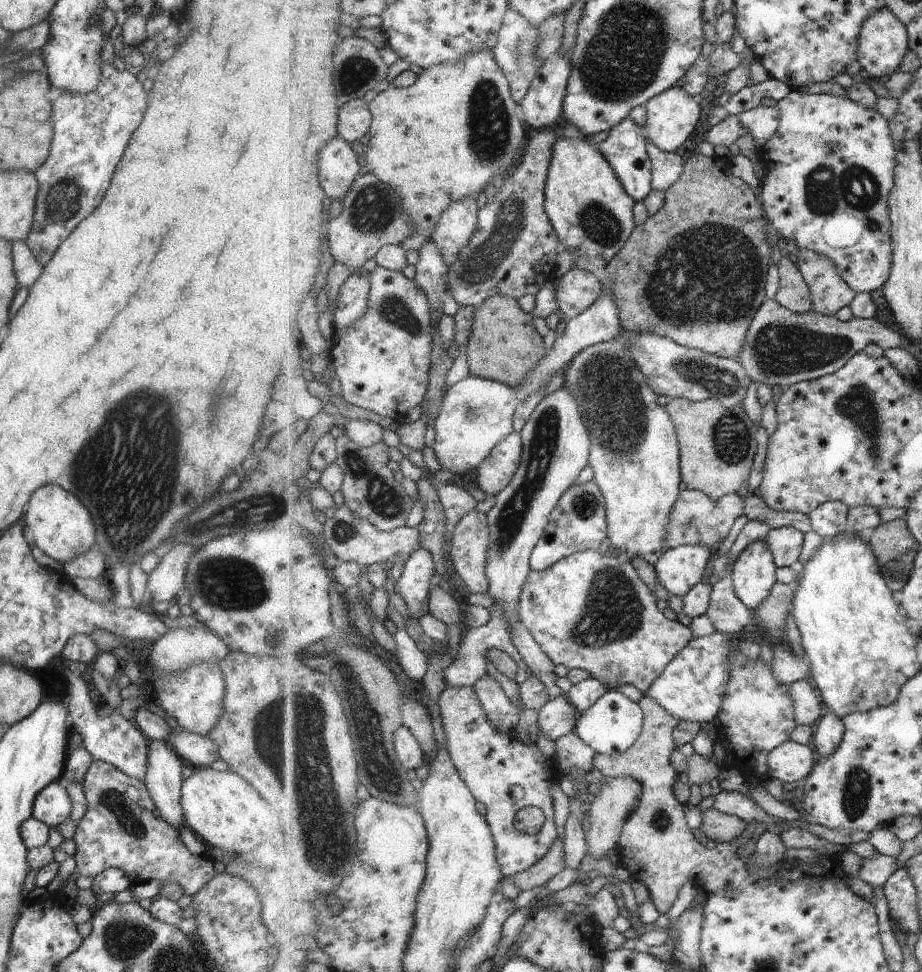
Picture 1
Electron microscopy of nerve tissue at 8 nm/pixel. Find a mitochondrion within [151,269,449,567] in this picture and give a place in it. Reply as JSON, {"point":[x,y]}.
{"point":[382,496]}

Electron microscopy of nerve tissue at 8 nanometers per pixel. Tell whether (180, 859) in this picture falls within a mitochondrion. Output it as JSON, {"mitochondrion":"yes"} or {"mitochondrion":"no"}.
{"mitochondrion":"no"}

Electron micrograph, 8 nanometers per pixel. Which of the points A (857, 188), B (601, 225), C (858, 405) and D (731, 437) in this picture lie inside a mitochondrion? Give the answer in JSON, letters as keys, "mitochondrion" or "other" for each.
{"A":"mitochondrion","B":"mitochondrion","C":"mitochondrion","D":"mitochondrion"}

